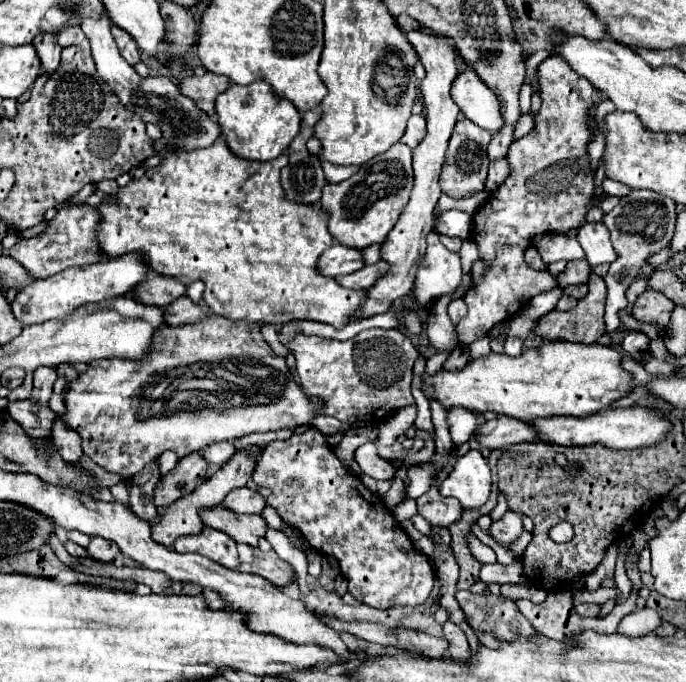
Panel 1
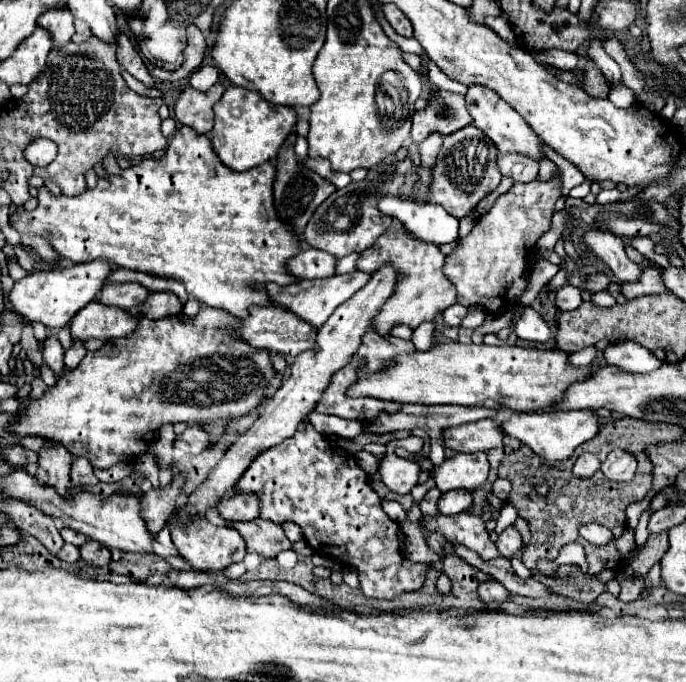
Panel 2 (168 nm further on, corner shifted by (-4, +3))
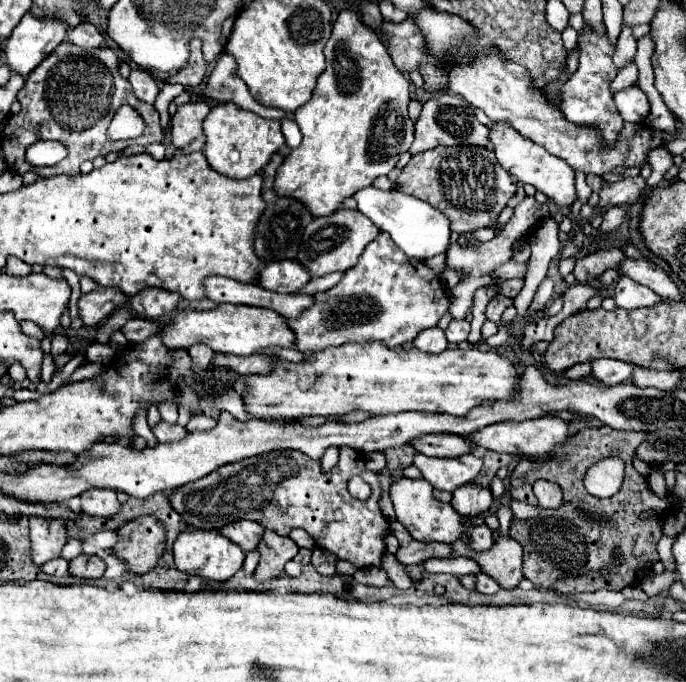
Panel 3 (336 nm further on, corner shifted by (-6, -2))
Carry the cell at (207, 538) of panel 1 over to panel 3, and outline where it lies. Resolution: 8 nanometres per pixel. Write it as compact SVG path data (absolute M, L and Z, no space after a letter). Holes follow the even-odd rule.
M186 528L176 536L174 542L174 560L178 570L186 574L198 574L210 582L224 582L232 578L244 562L244 554L240 546L232 544L220 530L200 530L200 528Z

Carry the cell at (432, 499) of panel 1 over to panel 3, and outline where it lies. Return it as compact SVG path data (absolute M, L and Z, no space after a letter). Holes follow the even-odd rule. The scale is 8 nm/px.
M464 484L452 492L450 504L460 516L478 516L490 508L492 494L490 488L478 484Z

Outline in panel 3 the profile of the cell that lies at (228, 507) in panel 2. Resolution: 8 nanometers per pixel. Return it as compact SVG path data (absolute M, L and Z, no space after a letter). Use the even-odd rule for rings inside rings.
M236 520L232 524L226 524L220 532L226 538L230 538L234 544L238 544L240 548L250 552L250 550L256 548L264 528L258 522L252 522L252 520Z

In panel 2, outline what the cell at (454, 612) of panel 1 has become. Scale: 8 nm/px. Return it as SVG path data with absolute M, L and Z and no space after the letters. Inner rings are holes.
M432 487L426 495L424 495L424 499L422 499L422 503L420 503L420 509L422 509L422 515L438 515L438 499L440 499L440 491L436 489L436 487Z

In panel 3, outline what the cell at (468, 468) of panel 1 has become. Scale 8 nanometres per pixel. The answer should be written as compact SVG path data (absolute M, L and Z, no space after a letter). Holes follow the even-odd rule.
M416 454L414 466L436 490L454 492L458 486L476 480L482 470L482 460L474 454L460 458L428 458L424 454Z

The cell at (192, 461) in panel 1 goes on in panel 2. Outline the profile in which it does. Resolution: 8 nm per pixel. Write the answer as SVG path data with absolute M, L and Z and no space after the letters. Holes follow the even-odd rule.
M174 477L166 489L152 489L142 495L140 511L142 519L146 519L146 527L150 527L150 535L158 535L158 531L166 525L166 519L174 513L182 485L184 477Z

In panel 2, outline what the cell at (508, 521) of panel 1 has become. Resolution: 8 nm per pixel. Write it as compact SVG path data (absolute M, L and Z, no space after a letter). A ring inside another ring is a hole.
M508 527L508 529L504 529L504 531L498 535L496 547L498 547L500 557L512 559L512 557L516 557L516 553L520 553L520 549L522 549L522 537L520 537L520 533L518 533L514 527Z

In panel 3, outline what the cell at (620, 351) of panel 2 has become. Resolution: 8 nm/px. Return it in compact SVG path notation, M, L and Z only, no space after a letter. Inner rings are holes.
M602 358L602 360L592 362L592 374L602 384L628 382L632 378L632 372L634 372L634 366L628 362L620 362L620 360Z

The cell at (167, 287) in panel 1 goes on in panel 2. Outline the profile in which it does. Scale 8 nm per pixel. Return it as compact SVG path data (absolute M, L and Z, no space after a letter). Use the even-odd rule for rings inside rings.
M112 283L106 285L100 295L98 303L106 303L108 307L136 307L140 305L148 295L148 289L144 289L140 283Z

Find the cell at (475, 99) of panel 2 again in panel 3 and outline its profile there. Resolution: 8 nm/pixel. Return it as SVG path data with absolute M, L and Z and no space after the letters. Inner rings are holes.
M492 122L490 128L490 144L494 148L496 160L502 164L502 168L512 174L518 182L524 184L532 184L536 190L544 192L554 204L558 204L560 208L570 206L578 196L576 196L576 188L574 188L574 170L560 158L552 156L550 152L546 152L540 144L534 144L532 140L524 138L516 128L512 128L512 124L508 122Z

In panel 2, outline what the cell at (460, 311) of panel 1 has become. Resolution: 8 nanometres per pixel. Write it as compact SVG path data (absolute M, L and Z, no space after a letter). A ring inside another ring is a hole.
M456 303L444 311L444 325L446 327L460 327L464 317L466 317L466 307Z

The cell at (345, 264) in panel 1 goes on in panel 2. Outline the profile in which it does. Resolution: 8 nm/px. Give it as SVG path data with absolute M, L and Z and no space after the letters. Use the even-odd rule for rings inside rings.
M302 249L290 261L286 261L286 271L294 275L298 281L302 279L324 279L334 275L336 257L326 255L326 251L316 249Z

